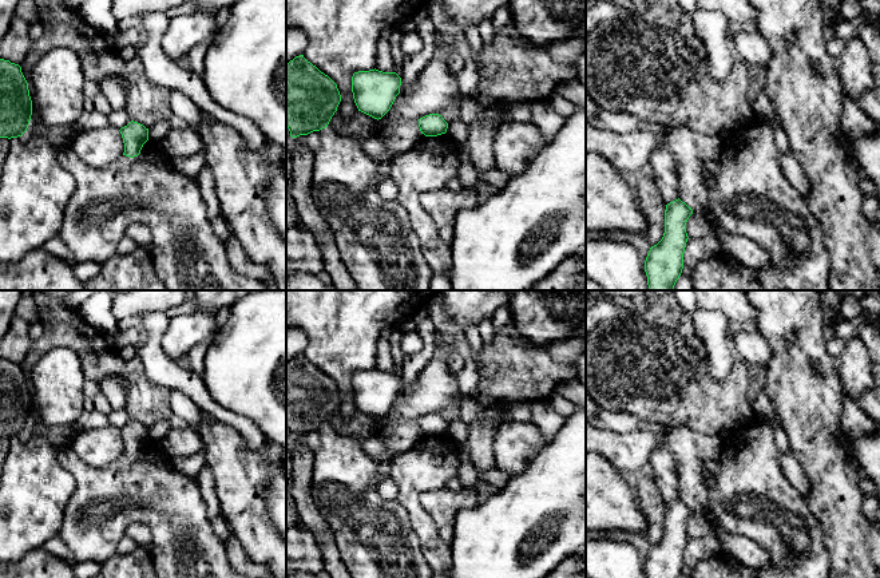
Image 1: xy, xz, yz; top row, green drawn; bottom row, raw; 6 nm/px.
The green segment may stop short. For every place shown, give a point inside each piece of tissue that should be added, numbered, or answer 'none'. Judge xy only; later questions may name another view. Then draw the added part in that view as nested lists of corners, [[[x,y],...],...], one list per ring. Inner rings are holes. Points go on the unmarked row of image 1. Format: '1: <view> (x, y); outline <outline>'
none

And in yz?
none

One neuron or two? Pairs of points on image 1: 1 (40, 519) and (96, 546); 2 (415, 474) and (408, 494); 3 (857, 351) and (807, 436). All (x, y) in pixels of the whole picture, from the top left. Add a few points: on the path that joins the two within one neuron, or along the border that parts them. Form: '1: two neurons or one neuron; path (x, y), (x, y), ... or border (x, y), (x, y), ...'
1: two neurons; border (68, 498), (64, 506), (63, 525), (56, 535)
2: one neuron; path (412, 479), (409, 489)
3: two neurons; border (835, 360), (841, 388), (840, 412)

